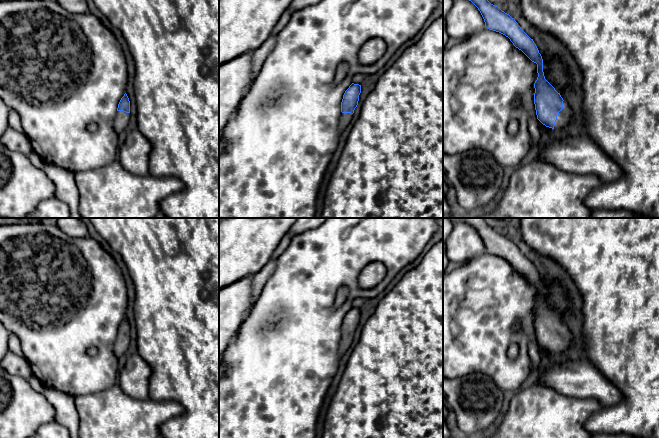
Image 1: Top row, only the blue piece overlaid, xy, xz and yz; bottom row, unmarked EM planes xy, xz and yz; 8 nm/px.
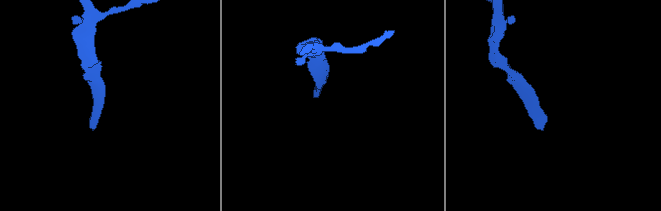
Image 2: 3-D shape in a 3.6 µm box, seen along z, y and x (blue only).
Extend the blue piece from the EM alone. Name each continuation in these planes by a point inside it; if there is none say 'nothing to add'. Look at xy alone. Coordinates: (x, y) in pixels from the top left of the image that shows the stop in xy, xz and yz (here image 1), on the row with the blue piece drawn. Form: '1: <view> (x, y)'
1: xy (121, 121)

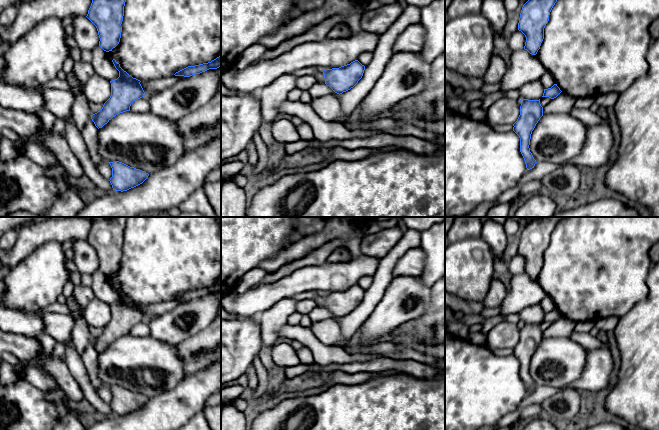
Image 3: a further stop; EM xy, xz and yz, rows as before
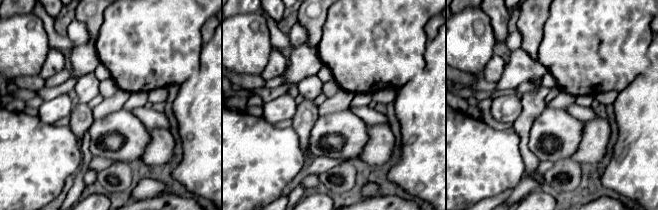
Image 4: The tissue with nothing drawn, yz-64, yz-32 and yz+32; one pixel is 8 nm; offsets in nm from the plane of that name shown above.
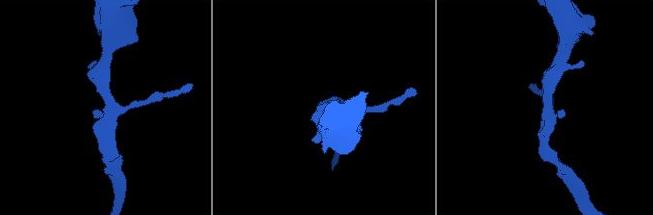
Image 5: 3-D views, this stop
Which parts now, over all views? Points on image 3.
nothing to add

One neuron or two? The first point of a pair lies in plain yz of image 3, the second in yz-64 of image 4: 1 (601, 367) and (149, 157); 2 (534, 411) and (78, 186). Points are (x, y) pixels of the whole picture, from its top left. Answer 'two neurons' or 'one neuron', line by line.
1: one neuron
2: two neurons

